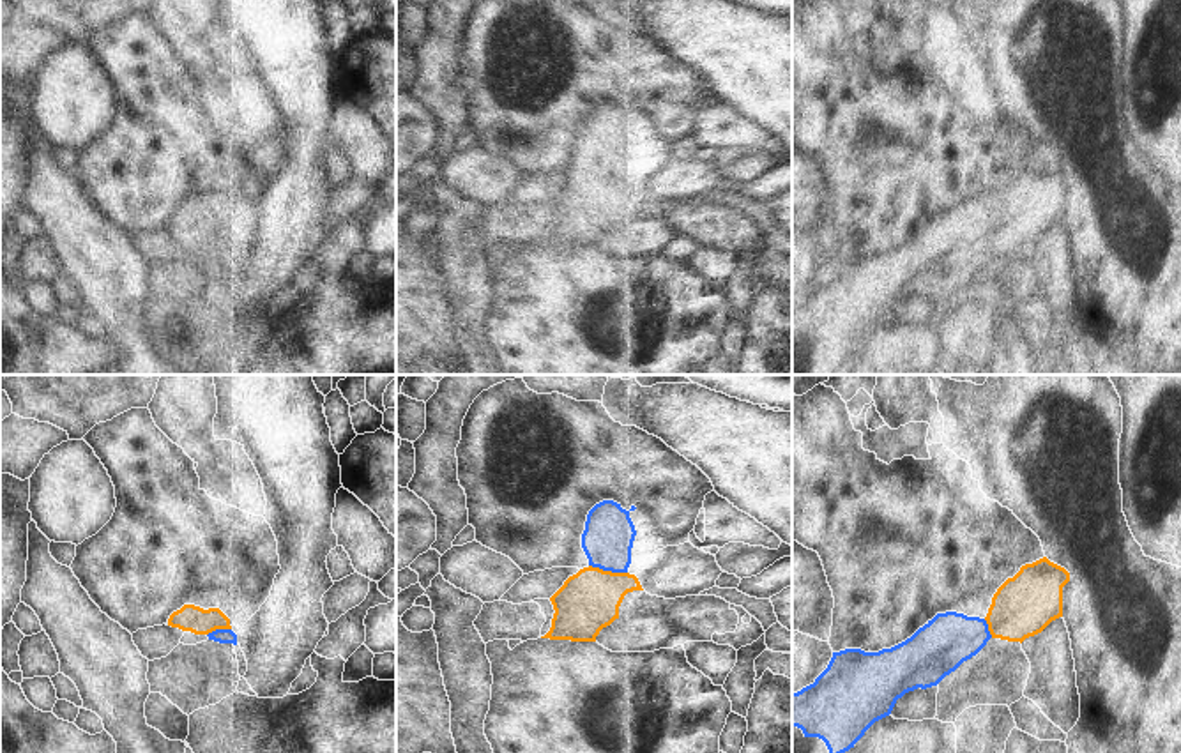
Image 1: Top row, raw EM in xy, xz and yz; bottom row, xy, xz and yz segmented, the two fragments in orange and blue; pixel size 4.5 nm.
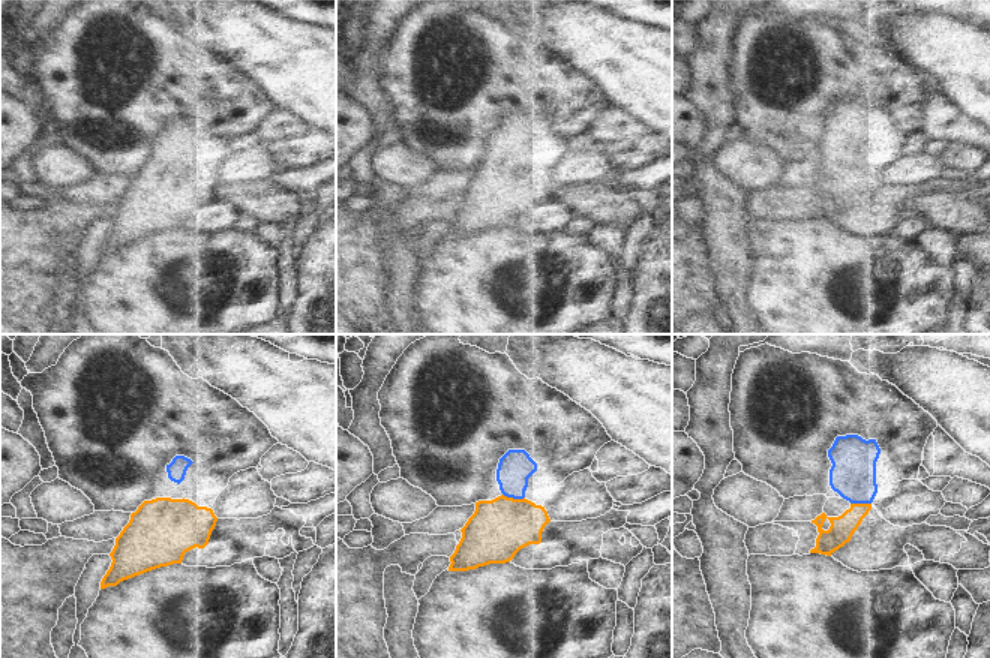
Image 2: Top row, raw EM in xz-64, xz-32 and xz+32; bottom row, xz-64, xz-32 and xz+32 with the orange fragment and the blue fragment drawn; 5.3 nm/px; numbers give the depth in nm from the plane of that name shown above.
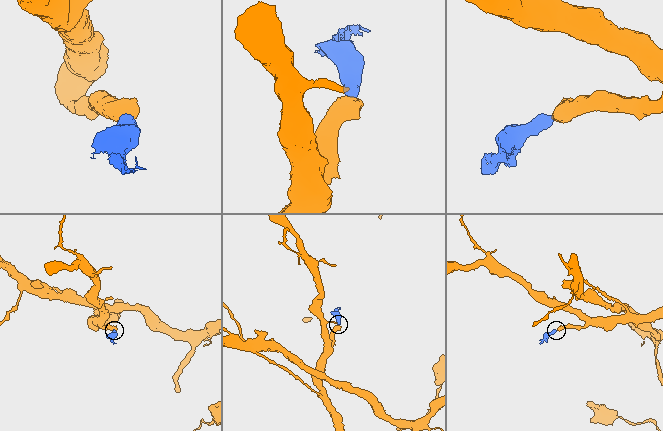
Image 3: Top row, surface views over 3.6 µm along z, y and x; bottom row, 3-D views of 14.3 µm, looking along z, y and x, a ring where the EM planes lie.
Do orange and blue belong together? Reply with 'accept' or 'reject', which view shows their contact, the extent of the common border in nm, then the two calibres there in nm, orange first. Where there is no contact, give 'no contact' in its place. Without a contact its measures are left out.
accept; contact in xz; length 180 nm; calibres 280 and 220 nm

